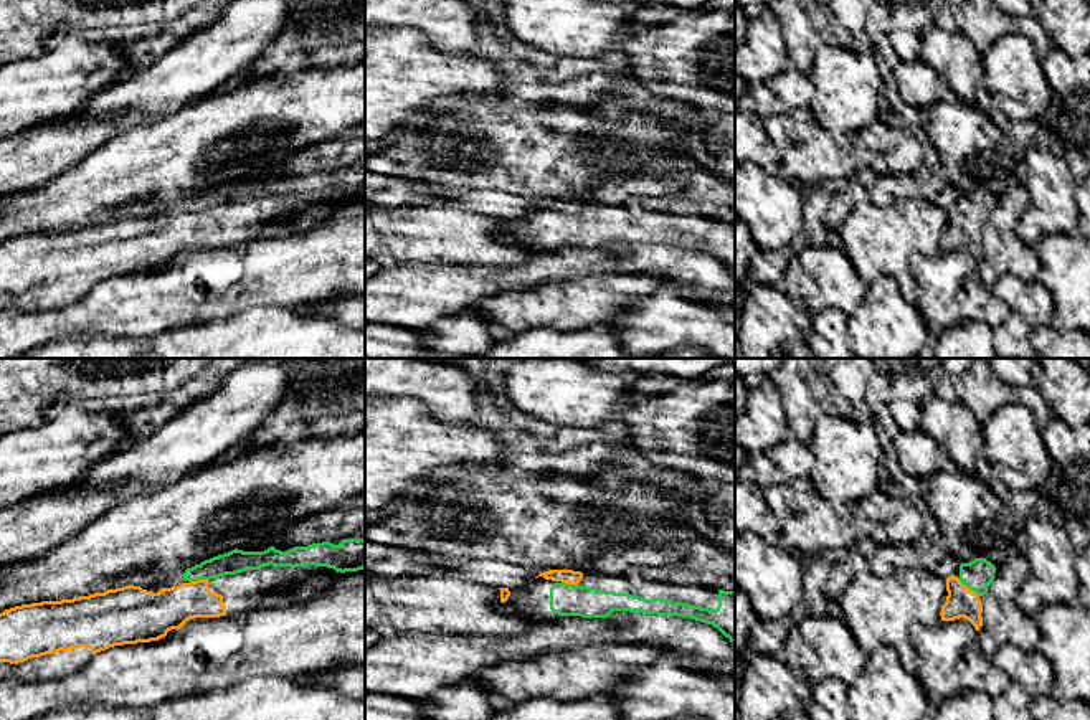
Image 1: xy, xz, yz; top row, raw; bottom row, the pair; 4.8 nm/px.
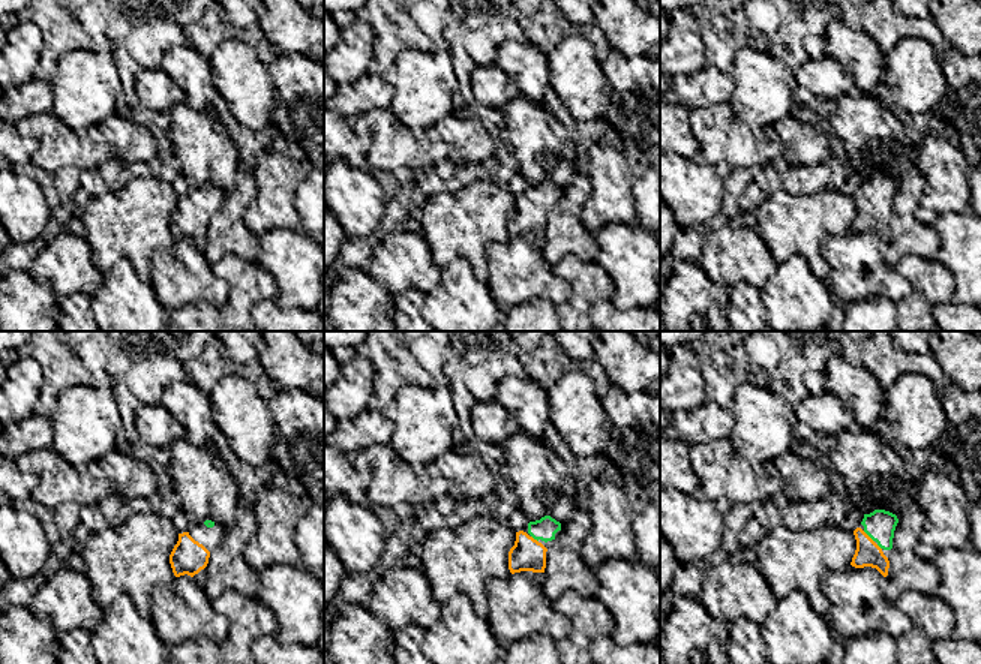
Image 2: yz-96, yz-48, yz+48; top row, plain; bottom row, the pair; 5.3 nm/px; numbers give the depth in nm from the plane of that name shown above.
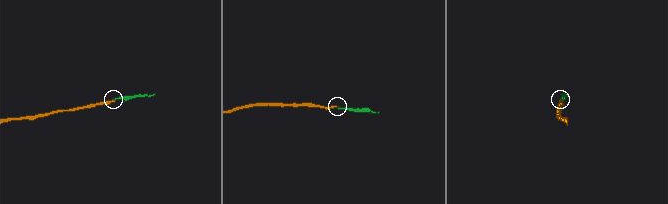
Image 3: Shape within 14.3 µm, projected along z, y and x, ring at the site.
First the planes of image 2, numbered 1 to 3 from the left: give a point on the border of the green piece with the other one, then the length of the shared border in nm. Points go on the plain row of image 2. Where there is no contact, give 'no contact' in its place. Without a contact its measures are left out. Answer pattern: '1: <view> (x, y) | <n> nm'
1: no contact
2: yz-48 (533, 203) | 50 nm
3: yz+48 (869, 201) | 90 nm

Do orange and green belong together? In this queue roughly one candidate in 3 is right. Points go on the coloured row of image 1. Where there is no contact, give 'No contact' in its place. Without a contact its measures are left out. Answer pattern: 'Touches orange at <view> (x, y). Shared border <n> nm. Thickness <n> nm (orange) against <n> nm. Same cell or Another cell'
Touches orange at xy (199, 580). Shared border 90 nm. Thickness 200 nm (orange) against 120 nm. Same cell

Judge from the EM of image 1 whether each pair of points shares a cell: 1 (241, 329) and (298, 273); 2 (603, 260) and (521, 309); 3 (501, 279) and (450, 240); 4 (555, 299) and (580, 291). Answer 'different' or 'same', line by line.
1: different
2: different
3: different
4: same

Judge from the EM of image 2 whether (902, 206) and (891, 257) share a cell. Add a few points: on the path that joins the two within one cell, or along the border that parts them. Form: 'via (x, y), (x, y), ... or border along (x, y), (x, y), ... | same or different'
via (902, 218), (902, 242), (899, 245) | same

